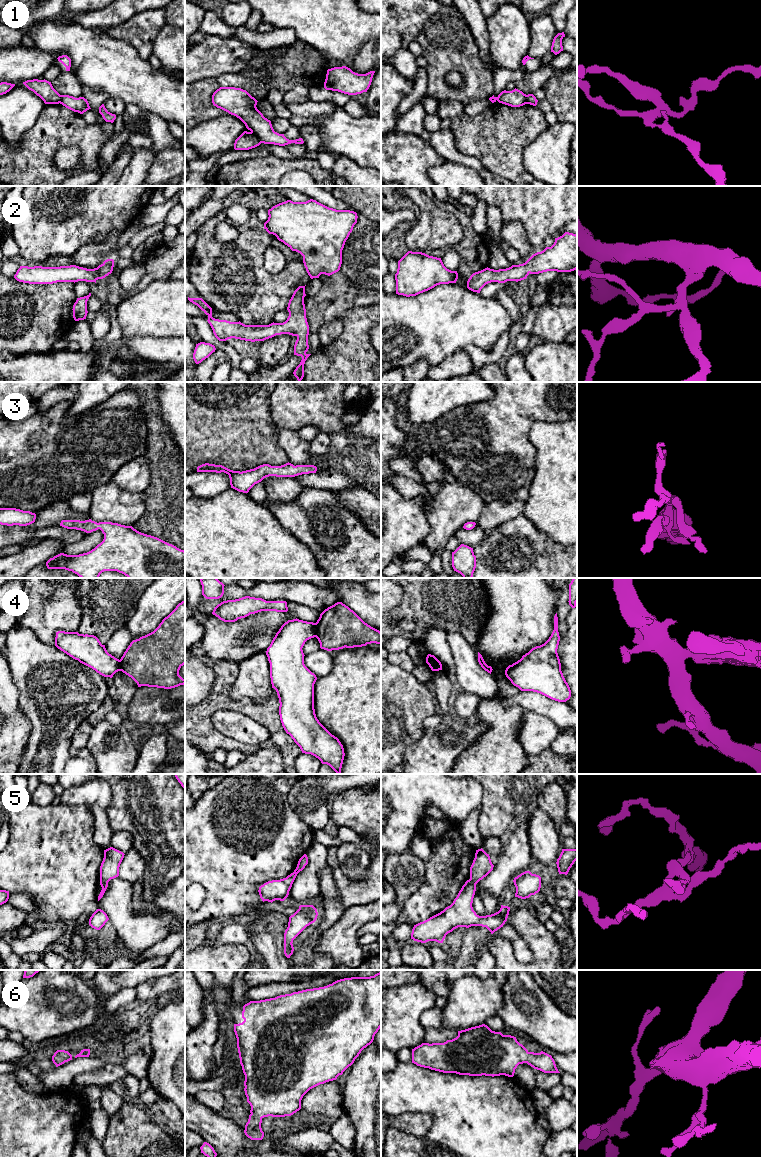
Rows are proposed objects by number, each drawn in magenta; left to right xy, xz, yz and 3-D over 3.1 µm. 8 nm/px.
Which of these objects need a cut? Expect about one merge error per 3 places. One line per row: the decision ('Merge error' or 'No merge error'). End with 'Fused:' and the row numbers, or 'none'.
1: Merge error
2: No merge error
3: No merge error
4: Merge error
5: No merge error
6: No merge error
Fused: 1, 4

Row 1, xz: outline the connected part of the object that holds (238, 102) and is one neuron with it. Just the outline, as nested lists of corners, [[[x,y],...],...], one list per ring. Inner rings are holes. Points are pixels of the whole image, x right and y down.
[[[220,87],[212,95],[214,106],[239,118],[261,143],[279,146],[304,143],[302,138],[289,140],[284,134],[275,132],[271,121],[257,109],[257,102],[246,90],[235,87]]]

